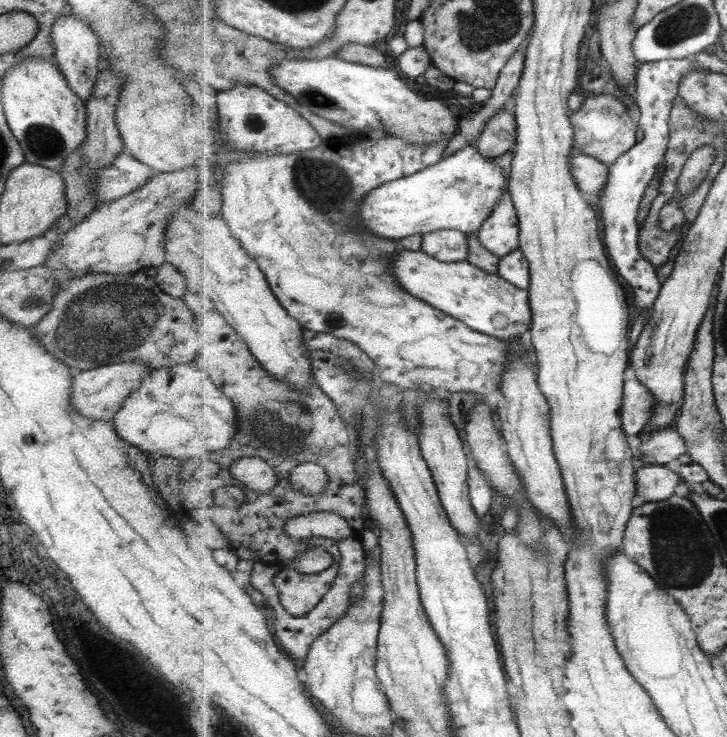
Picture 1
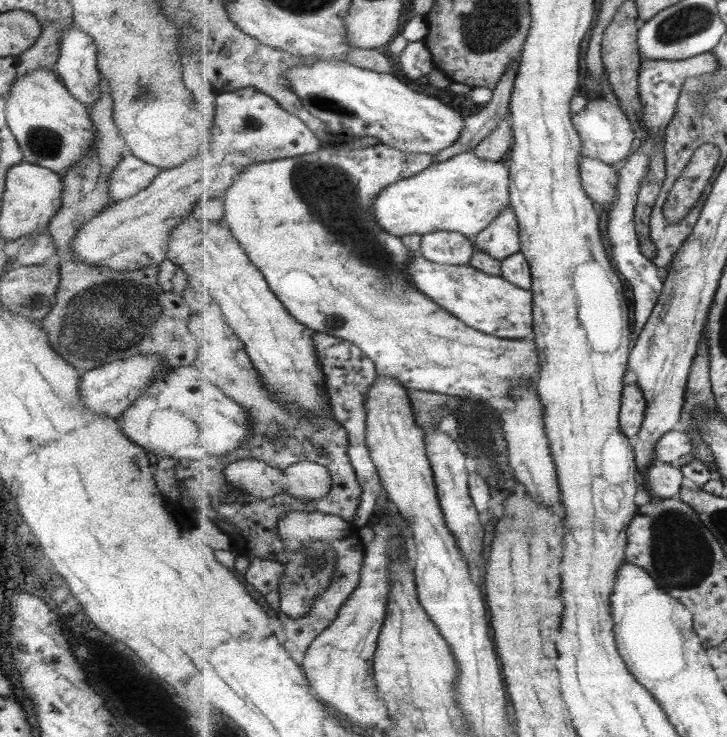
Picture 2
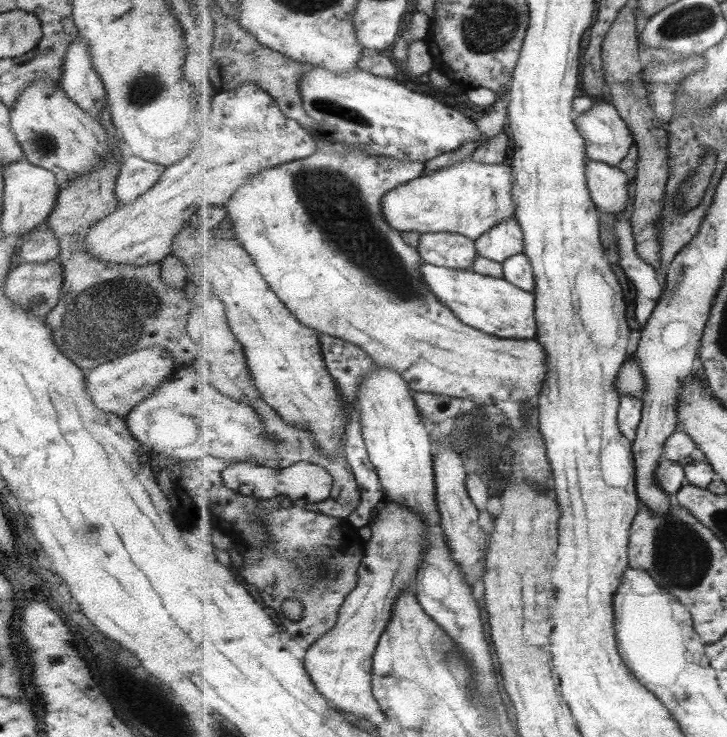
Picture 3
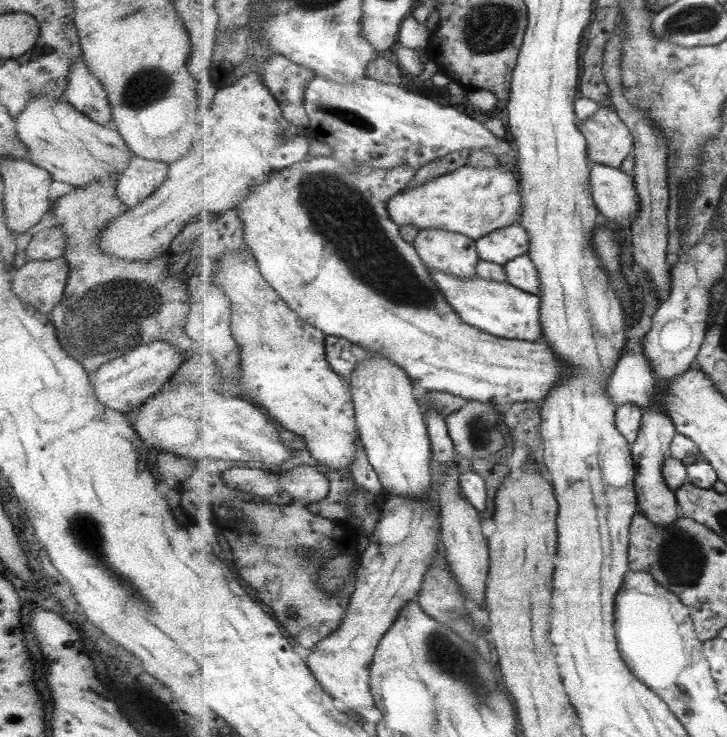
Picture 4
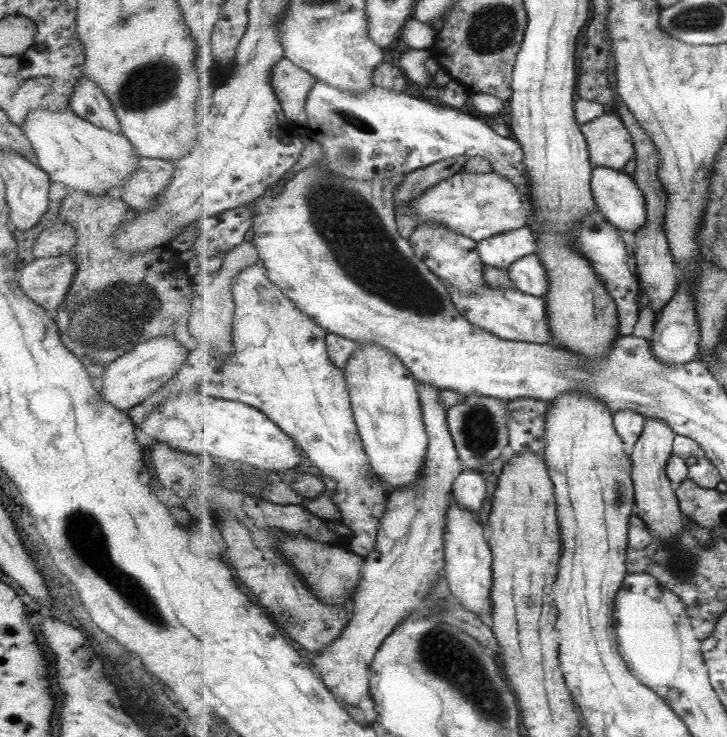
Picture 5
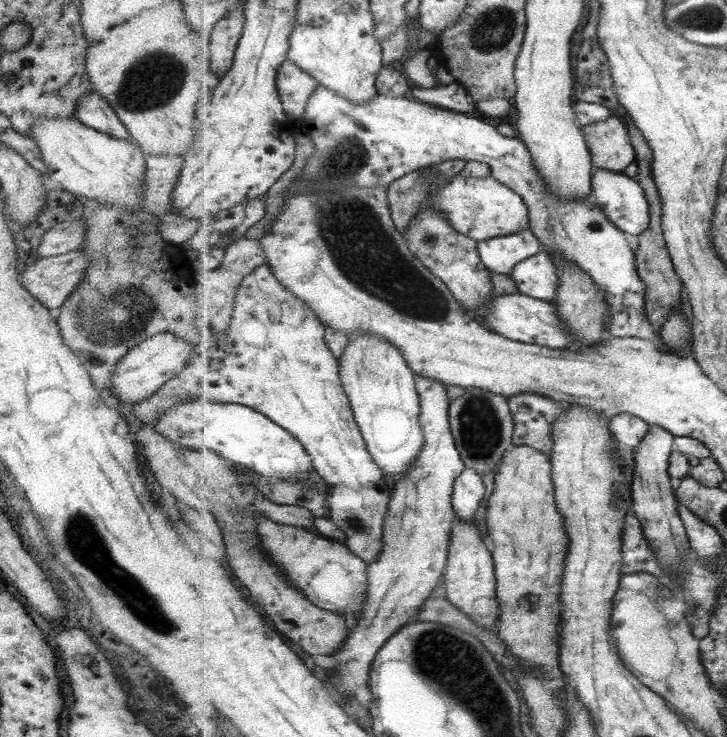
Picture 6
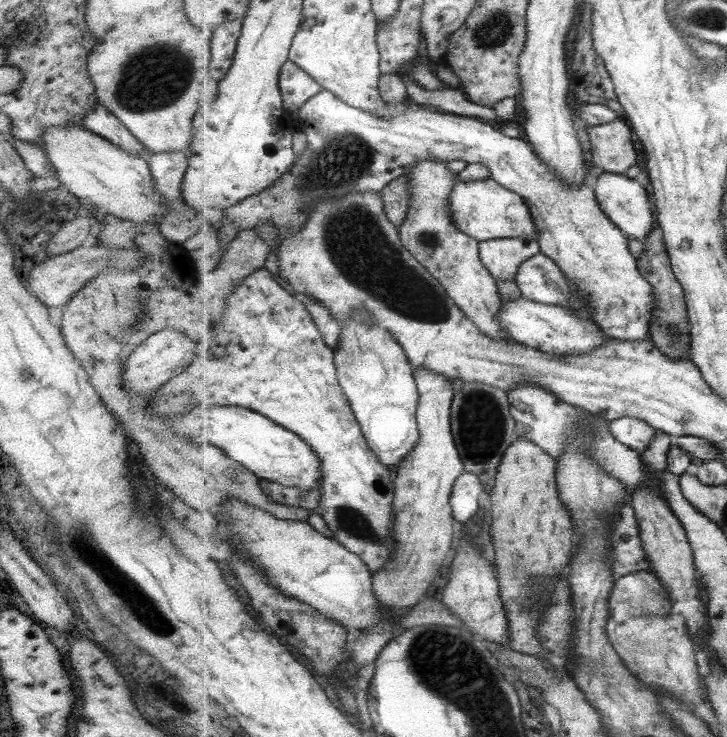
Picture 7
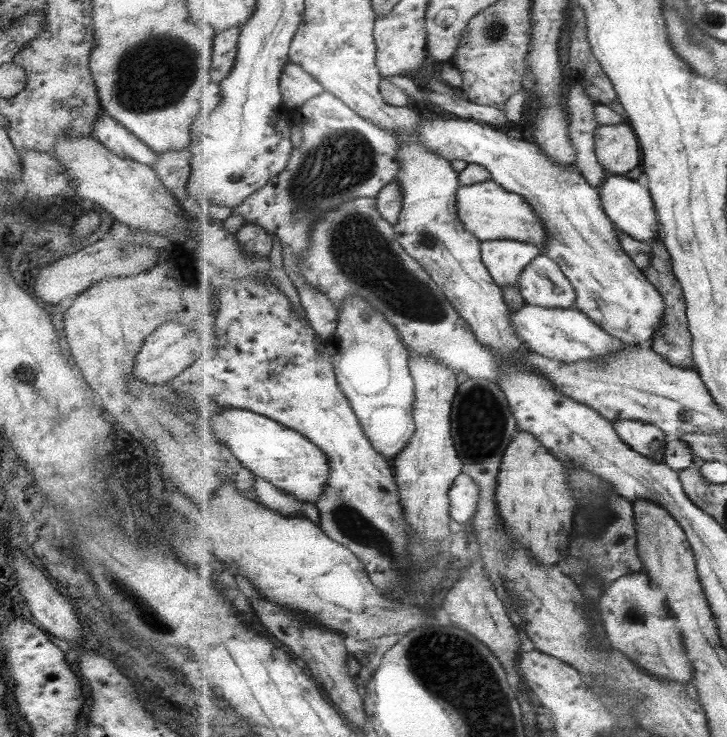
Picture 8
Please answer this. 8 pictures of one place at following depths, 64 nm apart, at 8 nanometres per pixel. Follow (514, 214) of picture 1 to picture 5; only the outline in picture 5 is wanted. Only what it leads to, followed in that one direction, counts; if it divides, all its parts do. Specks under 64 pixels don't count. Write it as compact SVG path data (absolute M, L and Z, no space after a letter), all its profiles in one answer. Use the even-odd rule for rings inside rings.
M531 226L505 232L487 240L478 241L478 252L485 265L511 269L513 263L538 252L538 237Z

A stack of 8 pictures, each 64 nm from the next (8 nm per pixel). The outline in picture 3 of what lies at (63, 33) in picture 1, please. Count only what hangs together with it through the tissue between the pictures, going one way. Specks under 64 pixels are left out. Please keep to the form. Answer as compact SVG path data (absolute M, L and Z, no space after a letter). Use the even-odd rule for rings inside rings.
M77 36L67 48L61 65L60 87L78 108L96 119L106 104L106 92L100 76L91 66L87 43Z

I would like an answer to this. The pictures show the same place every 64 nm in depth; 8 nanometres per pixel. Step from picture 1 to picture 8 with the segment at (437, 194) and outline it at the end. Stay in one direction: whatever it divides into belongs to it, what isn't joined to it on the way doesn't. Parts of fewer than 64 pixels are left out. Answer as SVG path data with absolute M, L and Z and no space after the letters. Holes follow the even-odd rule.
M494 180L470 186L461 186L458 191L459 216L467 230L473 232L479 240L516 240L537 246L542 253L549 241L549 232L535 208L526 197L508 192Z

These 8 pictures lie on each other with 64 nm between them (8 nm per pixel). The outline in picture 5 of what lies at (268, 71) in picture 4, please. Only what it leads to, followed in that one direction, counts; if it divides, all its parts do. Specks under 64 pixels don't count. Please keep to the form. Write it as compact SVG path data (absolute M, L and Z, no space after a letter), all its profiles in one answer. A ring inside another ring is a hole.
M283 57L273 70L273 85L282 102L286 118L293 124L308 127L306 105L311 89L318 83L314 74L299 68L294 61Z

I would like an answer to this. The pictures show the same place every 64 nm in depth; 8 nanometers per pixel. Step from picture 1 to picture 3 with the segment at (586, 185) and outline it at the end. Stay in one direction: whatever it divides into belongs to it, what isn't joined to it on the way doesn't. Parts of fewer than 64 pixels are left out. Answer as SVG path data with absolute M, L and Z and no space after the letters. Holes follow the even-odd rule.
M589 160L587 163L587 183L590 194L601 212L623 214L633 208L629 172L612 167L603 161Z

